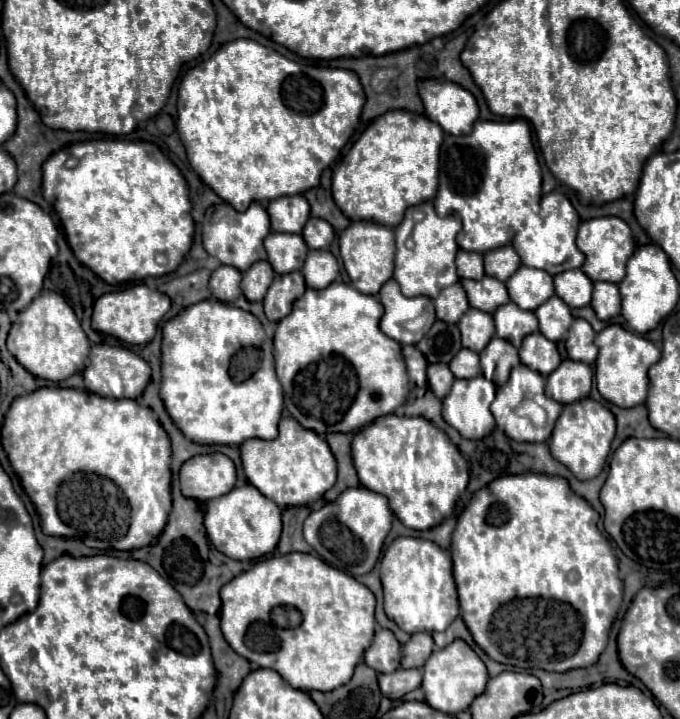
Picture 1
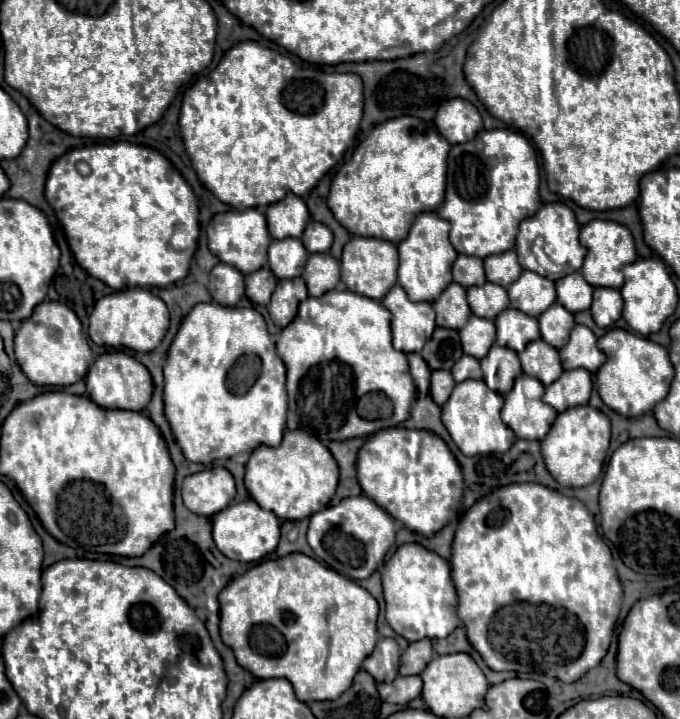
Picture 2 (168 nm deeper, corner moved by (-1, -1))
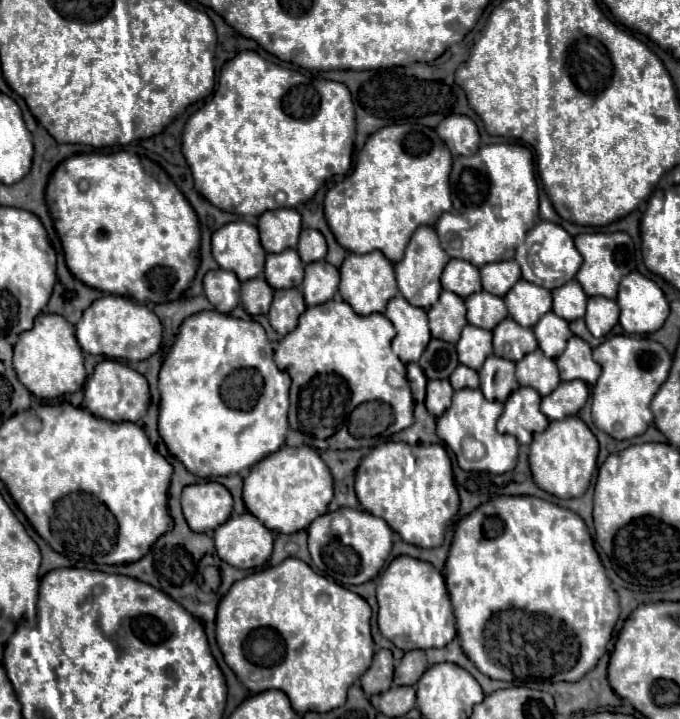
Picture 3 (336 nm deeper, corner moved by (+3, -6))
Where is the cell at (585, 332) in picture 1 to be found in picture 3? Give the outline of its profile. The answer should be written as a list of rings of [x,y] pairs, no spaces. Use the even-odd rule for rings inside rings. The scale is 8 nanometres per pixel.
[[[572,336],[568,340],[566,350],[556,358],[560,380],[582,380],[590,386],[596,384],[600,376],[598,364],[592,360],[592,348],[588,342],[584,342],[578,336]]]

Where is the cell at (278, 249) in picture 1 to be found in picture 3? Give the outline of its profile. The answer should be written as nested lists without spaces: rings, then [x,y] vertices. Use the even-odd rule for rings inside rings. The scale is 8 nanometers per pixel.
[[[288,248],[280,254],[266,256],[266,280],[274,290],[298,288],[304,278],[304,264],[296,250]]]

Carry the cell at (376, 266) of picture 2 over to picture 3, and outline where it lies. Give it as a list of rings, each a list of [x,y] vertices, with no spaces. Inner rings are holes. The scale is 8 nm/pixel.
[[[374,250],[368,254],[348,254],[344,264],[340,266],[340,288],[338,290],[340,290],[342,300],[350,304],[358,316],[370,316],[374,312],[382,314],[386,310],[386,304],[398,294],[394,266],[380,250]]]

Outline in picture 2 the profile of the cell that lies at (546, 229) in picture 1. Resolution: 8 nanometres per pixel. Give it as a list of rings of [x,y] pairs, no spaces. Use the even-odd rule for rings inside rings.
[[[544,203],[536,215],[520,223],[520,233],[516,237],[516,253],[520,265],[552,281],[566,276],[567,271],[570,274],[580,270],[586,257],[586,249],[580,245],[578,233],[580,225],[576,223],[576,215],[568,205]]]

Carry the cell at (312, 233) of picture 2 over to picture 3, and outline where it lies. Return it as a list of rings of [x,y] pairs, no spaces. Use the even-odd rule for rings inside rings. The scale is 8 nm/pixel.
[[[304,228],[300,242],[298,242],[298,254],[304,264],[310,264],[314,260],[322,260],[326,256],[326,242],[324,236],[318,230]]]

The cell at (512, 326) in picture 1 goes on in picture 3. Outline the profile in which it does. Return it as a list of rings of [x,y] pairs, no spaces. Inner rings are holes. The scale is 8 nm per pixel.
[[[502,320],[494,330],[494,354],[512,362],[522,360],[522,356],[538,348],[536,336],[530,328],[522,328],[514,320]]]

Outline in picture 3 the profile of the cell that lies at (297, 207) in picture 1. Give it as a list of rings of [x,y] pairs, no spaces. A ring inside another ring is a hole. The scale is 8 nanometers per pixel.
[[[278,208],[274,212],[264,212],[256,224],[266,252],[282,252],[286,248],[296,248],[302,218],[294,208]]]

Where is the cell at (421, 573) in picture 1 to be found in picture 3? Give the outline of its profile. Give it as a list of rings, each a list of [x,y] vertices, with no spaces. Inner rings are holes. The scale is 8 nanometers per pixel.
[[[410,556],[394,558],[378,578],[376,598],[380,606],[380,632],[404,652],[416,648],[444,648],[456,636],[456,618],[452,614],[444,576],[428,562]]]

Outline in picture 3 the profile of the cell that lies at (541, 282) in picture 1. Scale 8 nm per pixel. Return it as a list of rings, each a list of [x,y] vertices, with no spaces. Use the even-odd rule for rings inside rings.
[[[518,280],[504,300],[512,320],[524,328],[532,328],[552,308],[550,290],[526,280]]]

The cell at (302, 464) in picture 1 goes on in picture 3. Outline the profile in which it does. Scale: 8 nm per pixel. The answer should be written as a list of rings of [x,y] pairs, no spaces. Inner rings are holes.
[[[282,446],[278,452],[260,460],[250,470],[250,474],[244,478],[244,504],[246,504],[248,512],[252,516],[258,516],[258,520],[262,520],[262,524],[266,524],[266,528],[280,532],[280,534],[294,534],[294,532],[306,530],[312,524],[312,520],[316,520],[318,516],[328,512],[328,504],[332,498],[334,498],[332,474],[330,474],[328,466],[324,464],[324,460],[320,458],[320,454],[308,446],[302,446],[302,448]]]

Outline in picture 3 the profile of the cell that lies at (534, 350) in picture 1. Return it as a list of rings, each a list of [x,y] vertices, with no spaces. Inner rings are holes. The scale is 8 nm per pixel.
[[[534,350],[516,362],[516,378],[520,386],[530,386],[540,396],[548,396],[560,384],[556,362],[546,358],[542,350]]]

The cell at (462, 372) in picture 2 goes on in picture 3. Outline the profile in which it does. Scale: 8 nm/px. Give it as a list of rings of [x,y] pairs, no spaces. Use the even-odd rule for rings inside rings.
[[[458,366],[452,376],[450,376],[450,384],[454,390],[462,390],[462,388],[478,388],[478,374],[472,368],[466,366]]]

